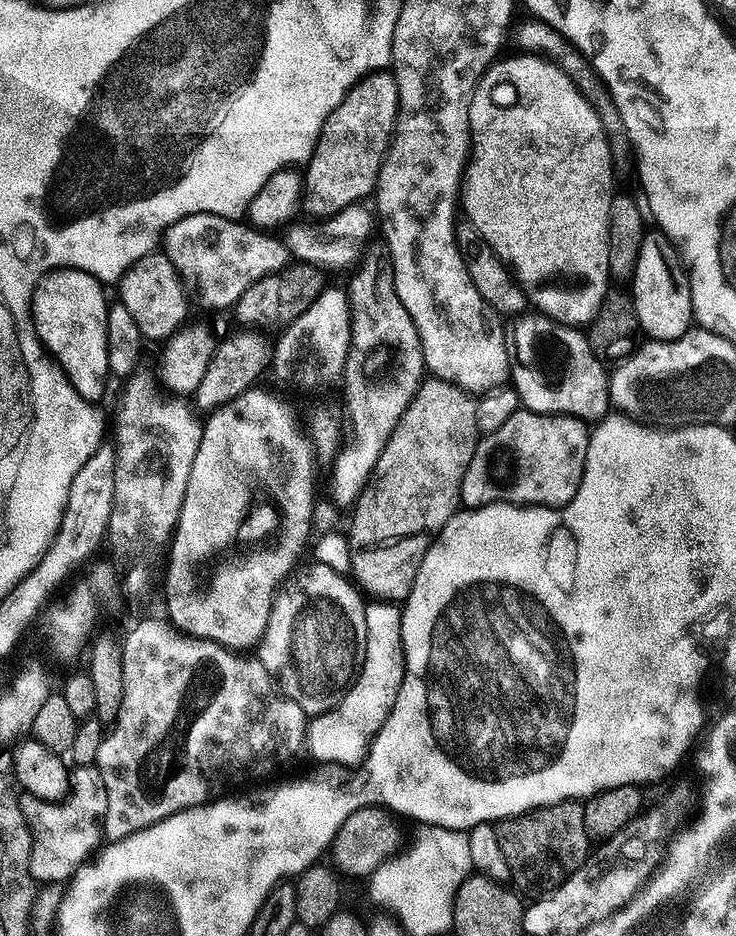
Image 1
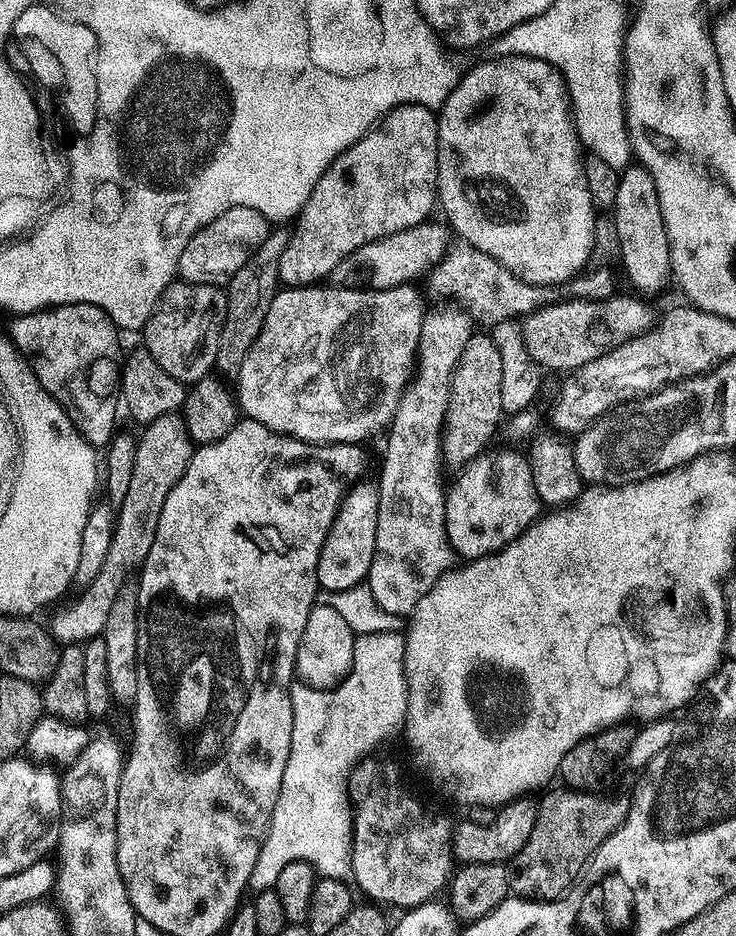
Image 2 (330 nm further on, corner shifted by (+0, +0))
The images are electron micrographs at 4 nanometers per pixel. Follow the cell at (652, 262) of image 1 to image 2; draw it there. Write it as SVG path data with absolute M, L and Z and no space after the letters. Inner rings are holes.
M629 166L620 172L614 215L620 243L618 260L624 263L625 274L636 287L646 292L656 291L670 280L672 259L662 206L658 202L658 190L654 186L654 178L650 178L642 166Z

